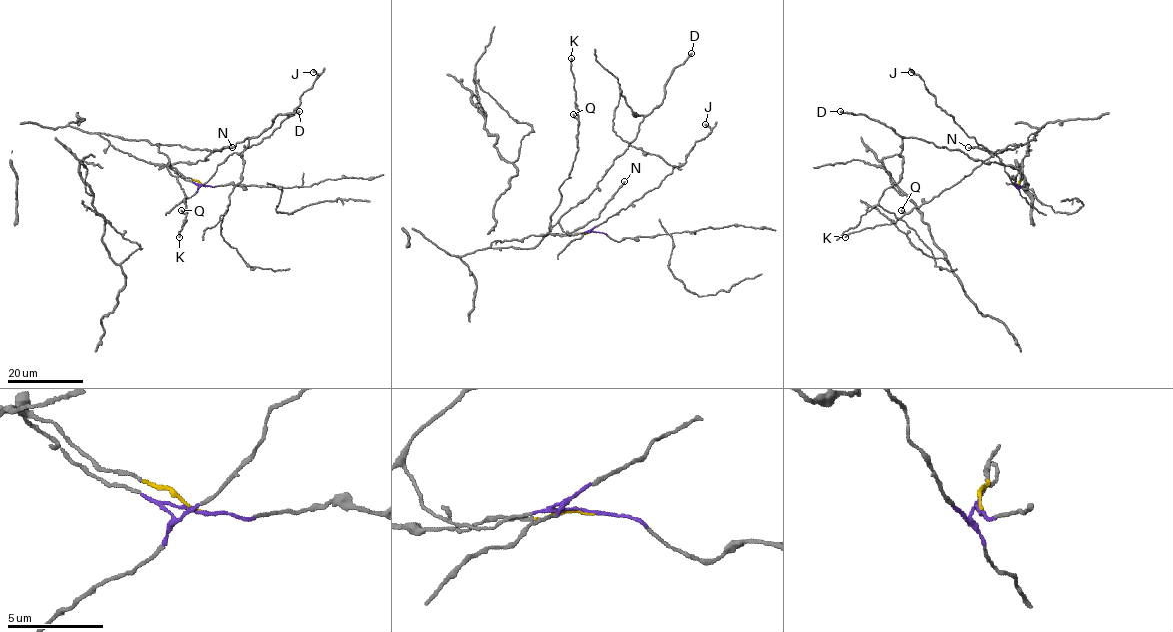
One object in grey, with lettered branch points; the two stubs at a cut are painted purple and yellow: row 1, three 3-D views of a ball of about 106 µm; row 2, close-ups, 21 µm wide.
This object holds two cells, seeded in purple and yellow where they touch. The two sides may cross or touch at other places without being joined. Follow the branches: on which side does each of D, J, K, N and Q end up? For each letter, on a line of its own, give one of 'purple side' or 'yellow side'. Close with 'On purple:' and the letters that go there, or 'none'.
D: purple side
J: purple side
K: yellow side
N: yellow side
Q: yellow side
On purple: D, J

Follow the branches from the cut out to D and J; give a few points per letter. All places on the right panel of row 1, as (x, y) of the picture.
D: (1019, 185), (1022, 174), (1011, 165), (974, 160), (959, 150), (902, 138), (865, 115), (840, 111)
J: (1019, 185), (1011, 181), (996, 154), (969, 137), (936, 104), (919, 75), (911, 72)

